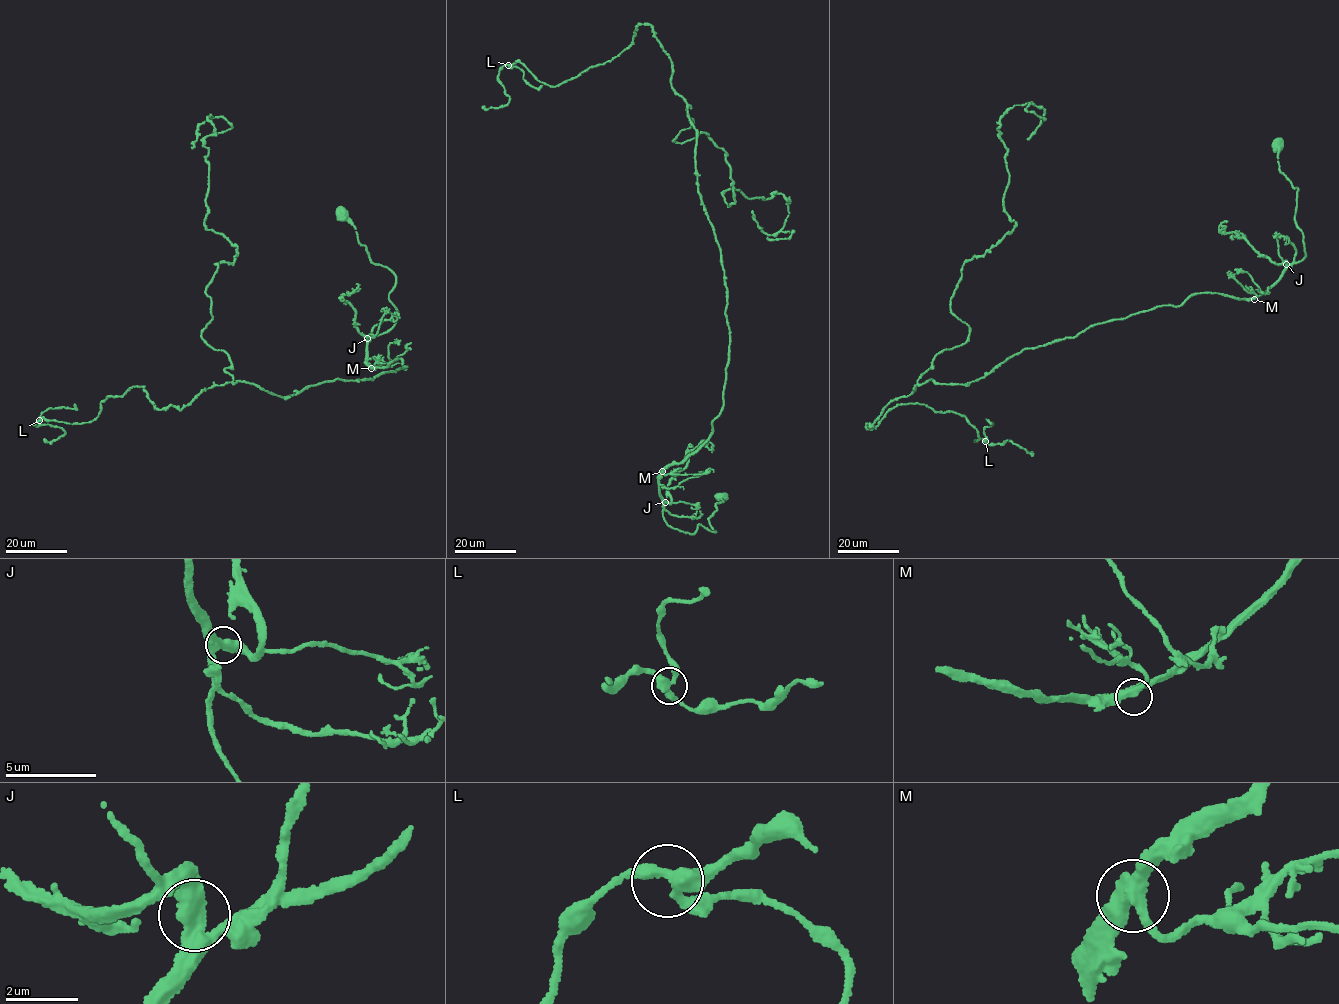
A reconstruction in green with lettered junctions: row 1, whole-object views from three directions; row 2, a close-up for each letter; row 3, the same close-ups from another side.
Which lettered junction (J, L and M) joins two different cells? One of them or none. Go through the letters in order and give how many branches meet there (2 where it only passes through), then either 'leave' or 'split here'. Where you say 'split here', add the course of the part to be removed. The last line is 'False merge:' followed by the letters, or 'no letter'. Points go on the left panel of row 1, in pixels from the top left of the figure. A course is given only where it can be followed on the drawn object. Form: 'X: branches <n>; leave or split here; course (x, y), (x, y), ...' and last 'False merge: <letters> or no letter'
J: branches 3; leave
L: branches 3; leave
M: branches 3; leave
False merge: no letter

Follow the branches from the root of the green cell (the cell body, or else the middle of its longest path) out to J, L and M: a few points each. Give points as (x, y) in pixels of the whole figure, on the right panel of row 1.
J: (1278, 147), (1279, 169), (1298, 189), (1295, 223), (1303, 233), (1306, 254), (1301, 260), (1287, 264)
L: (1278, 147), (1306, 254), (1262, 294), (1091, 325), (915, 385), (866, 426), (923, 404), (985, 441)
M: (1278, 147), (1279, 169), (1298, 189), (1295, 223), (1303, 233), (1306, 254), (1254, 299)

